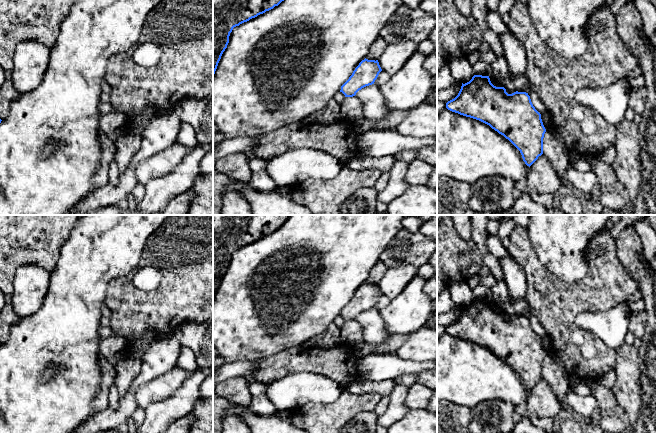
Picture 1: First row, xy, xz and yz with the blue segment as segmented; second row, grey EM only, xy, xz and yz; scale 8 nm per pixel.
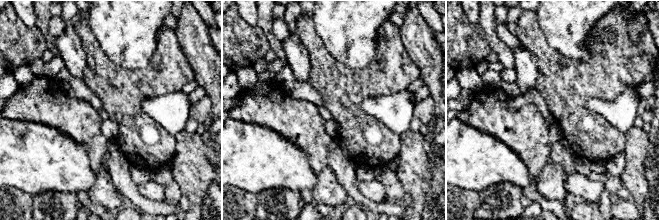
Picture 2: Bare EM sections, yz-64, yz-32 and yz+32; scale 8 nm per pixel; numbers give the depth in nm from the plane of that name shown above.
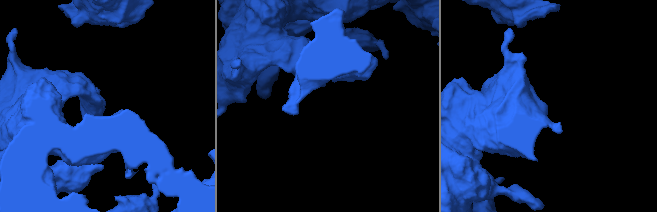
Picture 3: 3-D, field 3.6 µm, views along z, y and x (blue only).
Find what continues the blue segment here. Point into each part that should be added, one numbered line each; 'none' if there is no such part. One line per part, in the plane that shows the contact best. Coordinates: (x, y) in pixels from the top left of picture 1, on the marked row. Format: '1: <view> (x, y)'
none

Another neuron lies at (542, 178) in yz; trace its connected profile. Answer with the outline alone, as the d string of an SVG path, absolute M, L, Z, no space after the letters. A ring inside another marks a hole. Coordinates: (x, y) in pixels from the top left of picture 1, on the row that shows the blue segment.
M543 154L529 167L527 184L537 193L552 195L557 194L563 185L550 160Z

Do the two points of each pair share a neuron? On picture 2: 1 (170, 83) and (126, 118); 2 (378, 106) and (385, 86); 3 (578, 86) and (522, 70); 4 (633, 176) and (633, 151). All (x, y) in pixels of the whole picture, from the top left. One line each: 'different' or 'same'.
1: same
2: different
3: different
4: same

